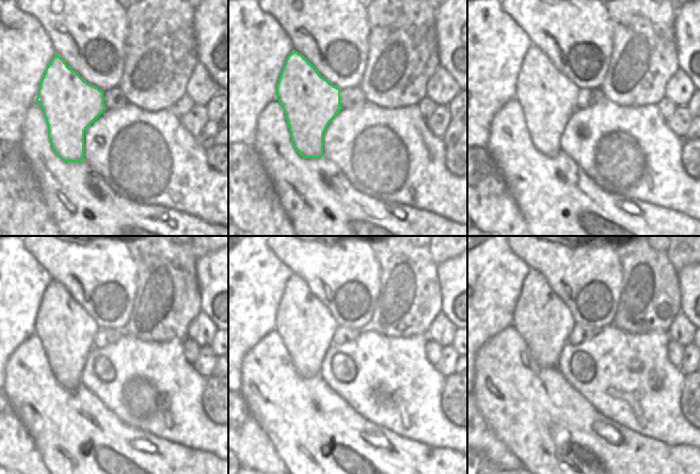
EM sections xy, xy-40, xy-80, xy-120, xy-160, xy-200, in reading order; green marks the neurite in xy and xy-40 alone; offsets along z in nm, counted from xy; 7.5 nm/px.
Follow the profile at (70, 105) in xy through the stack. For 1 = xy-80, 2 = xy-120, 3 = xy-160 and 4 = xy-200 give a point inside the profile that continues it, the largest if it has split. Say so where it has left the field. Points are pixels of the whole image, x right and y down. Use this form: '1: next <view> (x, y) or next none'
1: next xy-80 (547, 98)
2: next xy-120 (66, 331)
3: next xy-160 (305, 326)
4: next xy-200 (544, 322)

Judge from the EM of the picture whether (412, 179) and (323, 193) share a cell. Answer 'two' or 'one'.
two

